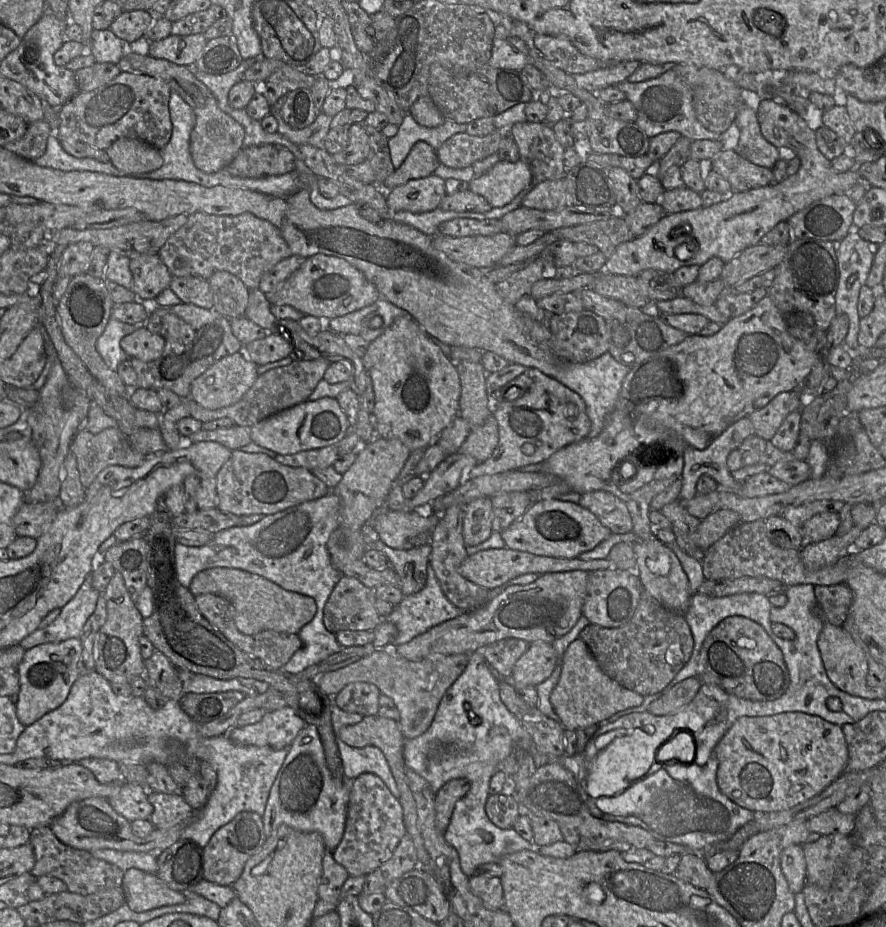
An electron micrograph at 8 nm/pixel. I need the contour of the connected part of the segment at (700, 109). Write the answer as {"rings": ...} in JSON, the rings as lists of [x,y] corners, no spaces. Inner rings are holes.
{"rings":[[[676,64],[672,70],[691,88],[693,107],[698,121],[712,132],[725,132],[734,122],[743,104],[742,89],[719,70],[691,64]]]}

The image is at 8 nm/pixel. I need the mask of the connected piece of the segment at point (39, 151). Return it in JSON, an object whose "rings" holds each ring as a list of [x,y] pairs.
{"rings":[[[46,119],[35,121],[27,125],[22,138],[7,143],[4,148],[26,160],[35,161],[45,153],[47,139],[52,133],[55,132]]]}

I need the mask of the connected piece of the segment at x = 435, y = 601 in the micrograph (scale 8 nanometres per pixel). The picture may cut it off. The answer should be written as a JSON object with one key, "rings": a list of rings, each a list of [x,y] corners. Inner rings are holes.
{"rings":[[[429,563],[425,586],[417,593],[404,596],[400,604],[384,619],[396,625],[396,644],[401,644],[463,612],[446,598]]]}

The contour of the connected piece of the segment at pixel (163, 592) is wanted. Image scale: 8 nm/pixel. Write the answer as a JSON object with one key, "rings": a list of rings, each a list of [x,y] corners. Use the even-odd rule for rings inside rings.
{"rings":[[[163,498],[161,499],[157,509],[149,518],[150,526],[145,532],[145,538],[149,545],[147,586],[151,589],[153,594],[153,612],[151,616],[143,620],[143,635],[153,644],[155,650],[162,652],[169,659],[177,670],[188,671],[191,674],[204,675],[219,680],[254,679],[265,682],[269,684],[271,688],[279,692],[287,702],[287,705],[294,709],[299,717],[301,717],[301,713],[297,710],[299,708],[297,693],[305,688],[315,687],[315,682],[301,677],[286,675],[280,670],[270,669],[261,661],[238,649],[217,629],[212,627],[199,612],[195,603],[195,596],[177,579],[175,564],[176,541],[173,535],[173,518],[171,518],[164,507]]]}

